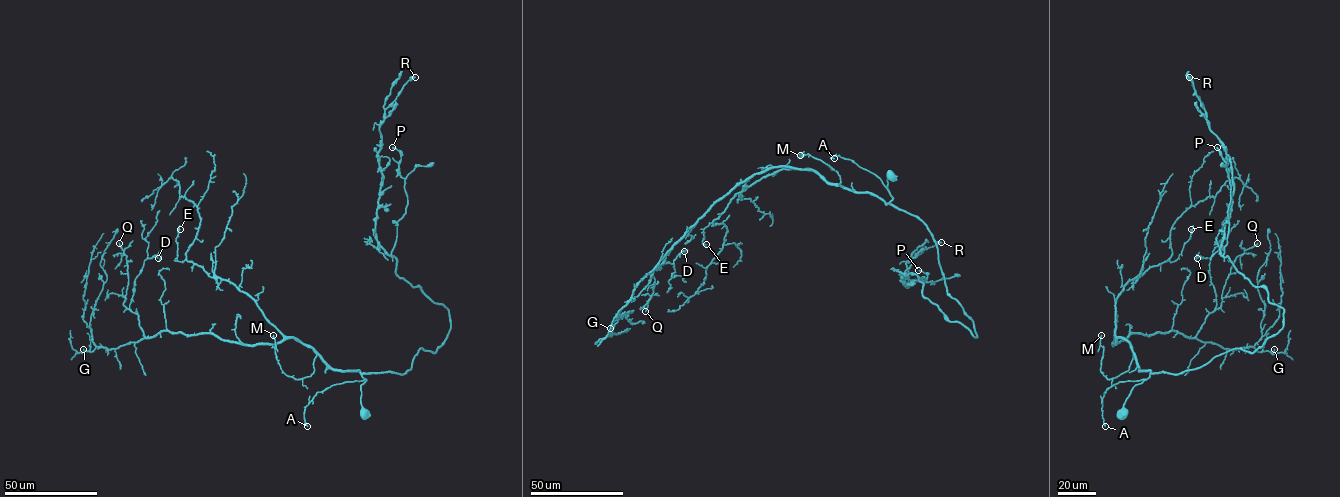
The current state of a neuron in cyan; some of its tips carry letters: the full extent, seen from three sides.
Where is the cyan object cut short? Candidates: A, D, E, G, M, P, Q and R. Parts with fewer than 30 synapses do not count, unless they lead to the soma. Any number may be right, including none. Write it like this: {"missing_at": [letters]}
{"missing_at": ["Q"]}

